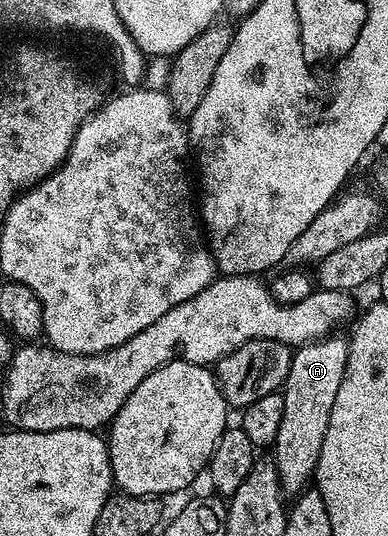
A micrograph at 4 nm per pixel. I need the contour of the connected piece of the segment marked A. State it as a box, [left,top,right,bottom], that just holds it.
[273,336,351,495]

